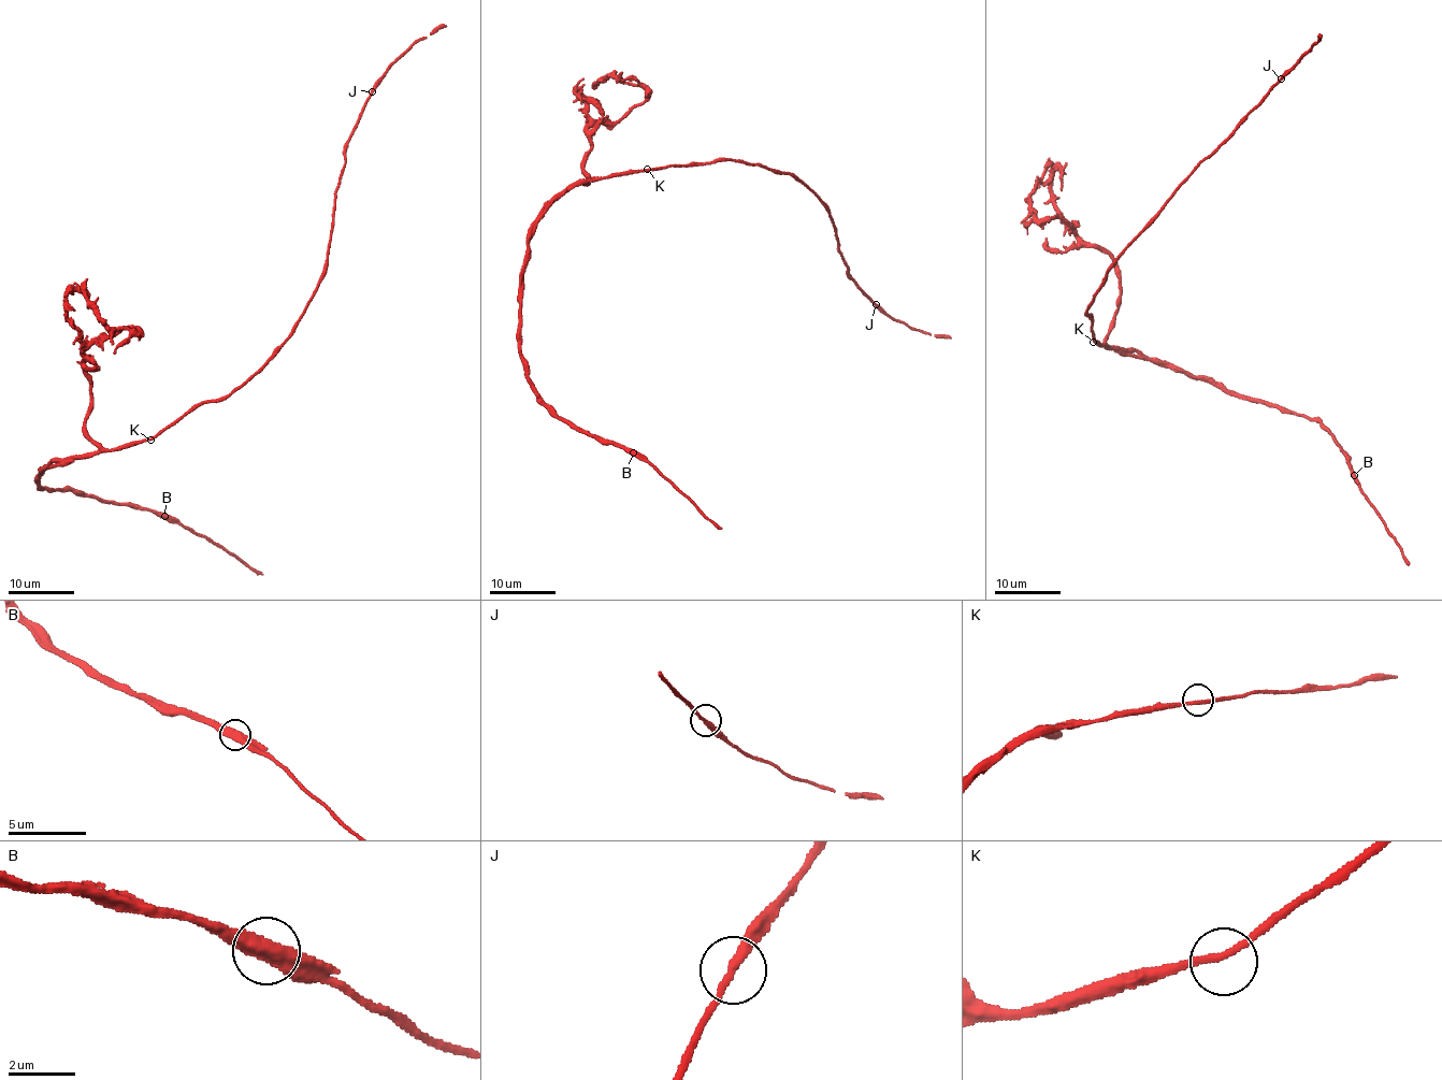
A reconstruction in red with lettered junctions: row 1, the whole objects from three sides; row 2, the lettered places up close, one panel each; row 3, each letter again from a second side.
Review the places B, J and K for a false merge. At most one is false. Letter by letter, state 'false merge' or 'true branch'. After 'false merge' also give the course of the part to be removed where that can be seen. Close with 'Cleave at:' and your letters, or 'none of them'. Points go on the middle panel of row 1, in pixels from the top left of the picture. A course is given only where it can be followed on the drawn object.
B: false merge; course (632, 452), (557, 417), (535, 388), (520, 353), (522, 270), (529, 242), (541, 214), (566, 189)
J: true branch
K: true branch
Cleave at: B

